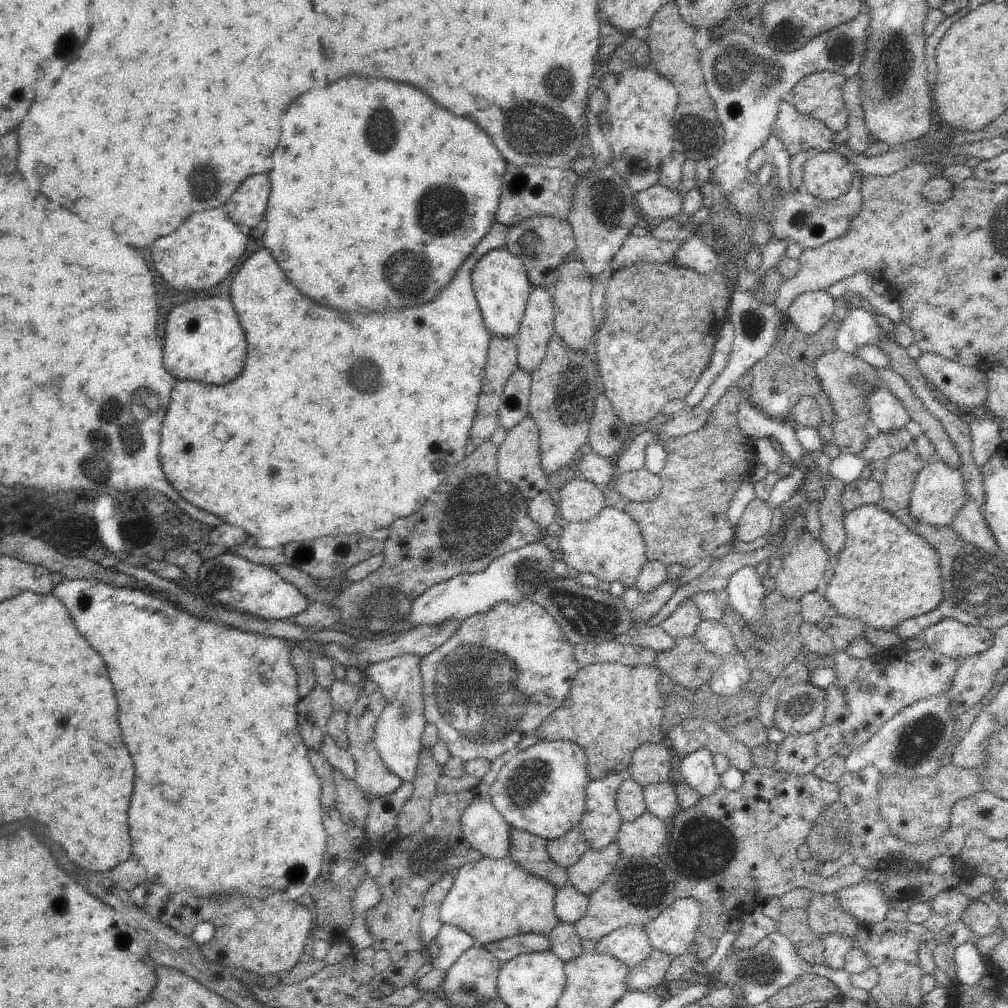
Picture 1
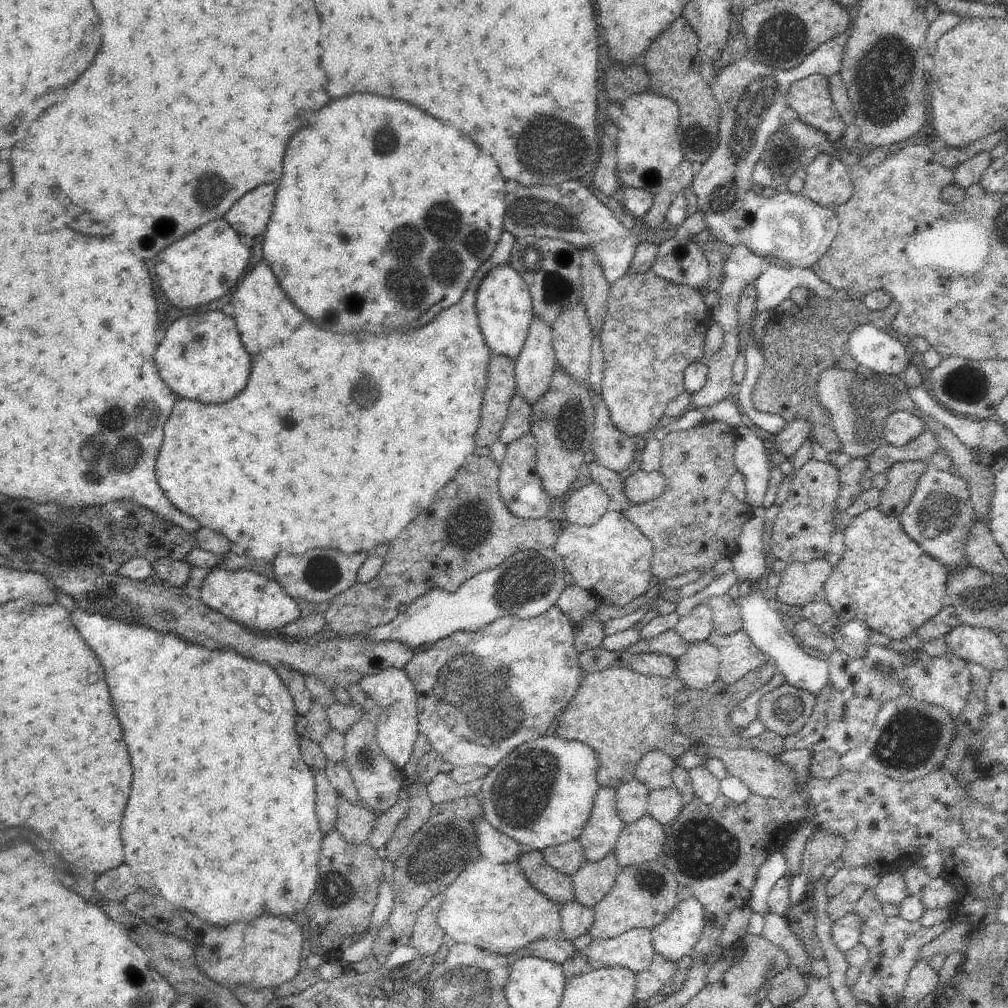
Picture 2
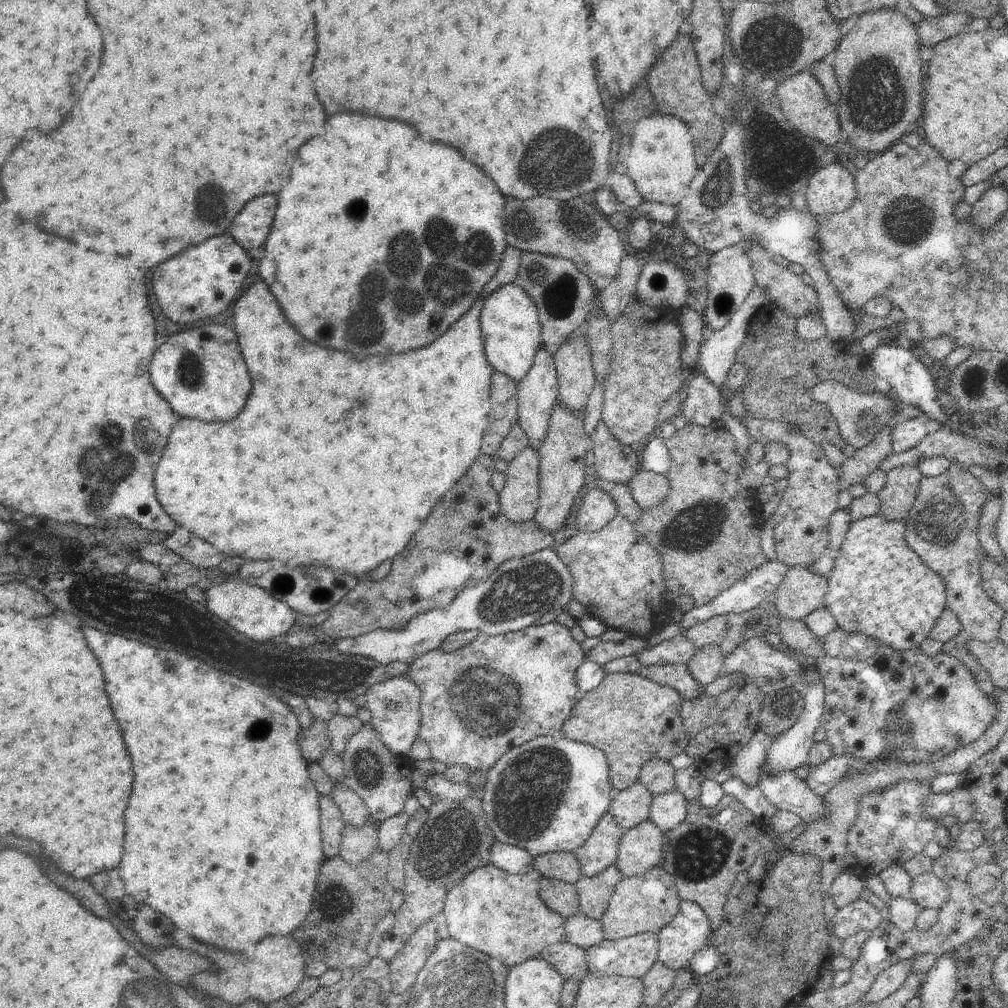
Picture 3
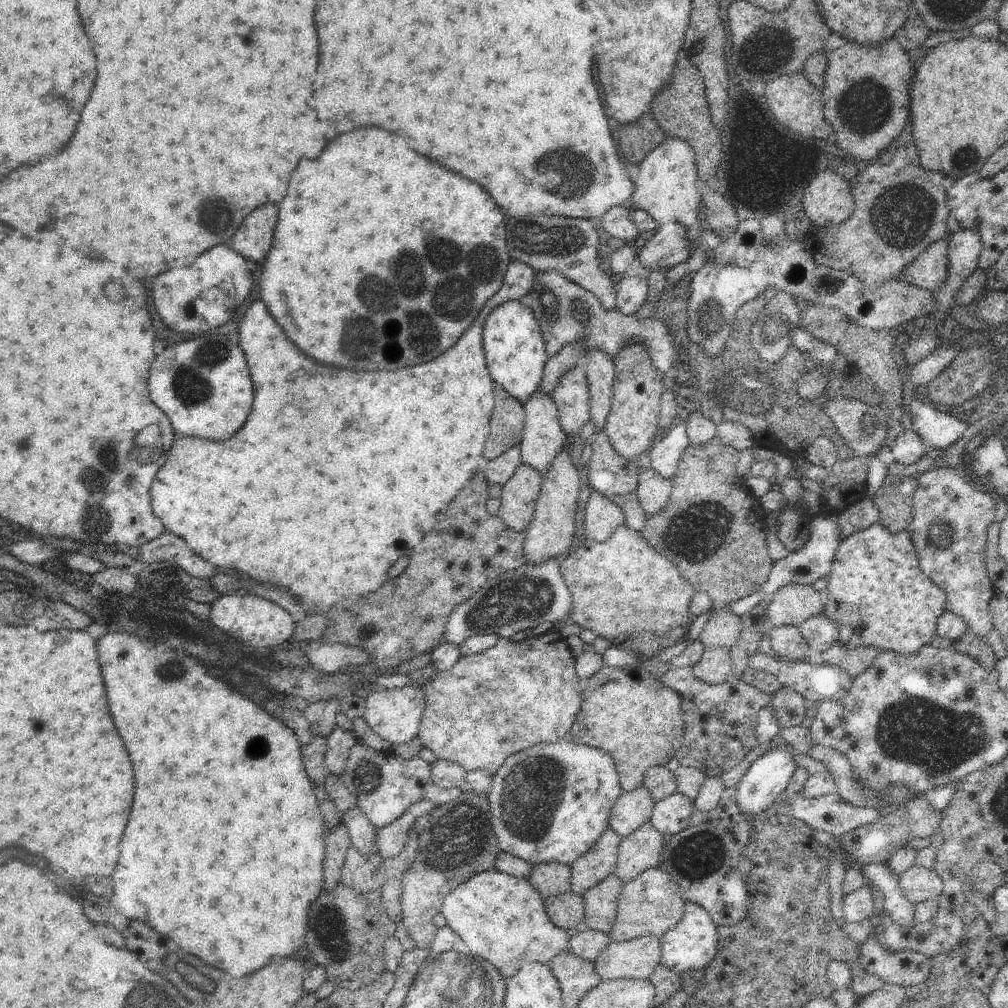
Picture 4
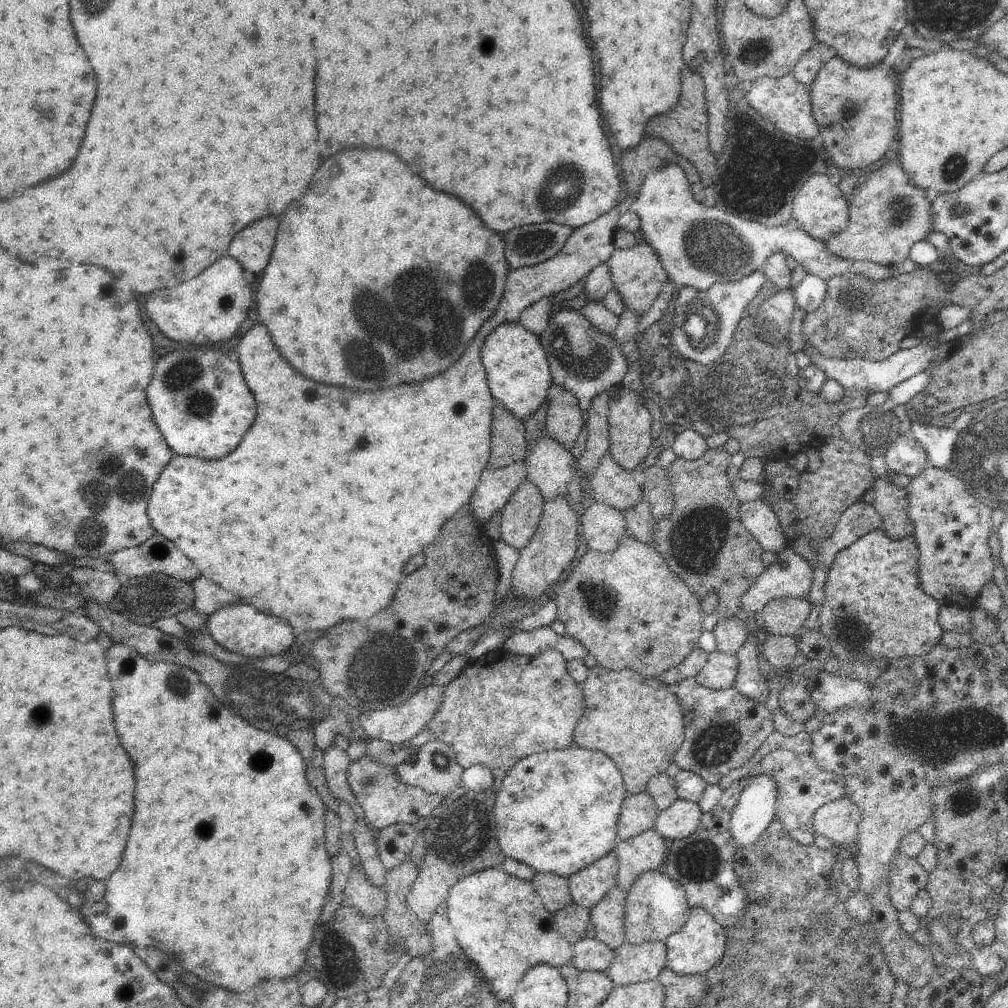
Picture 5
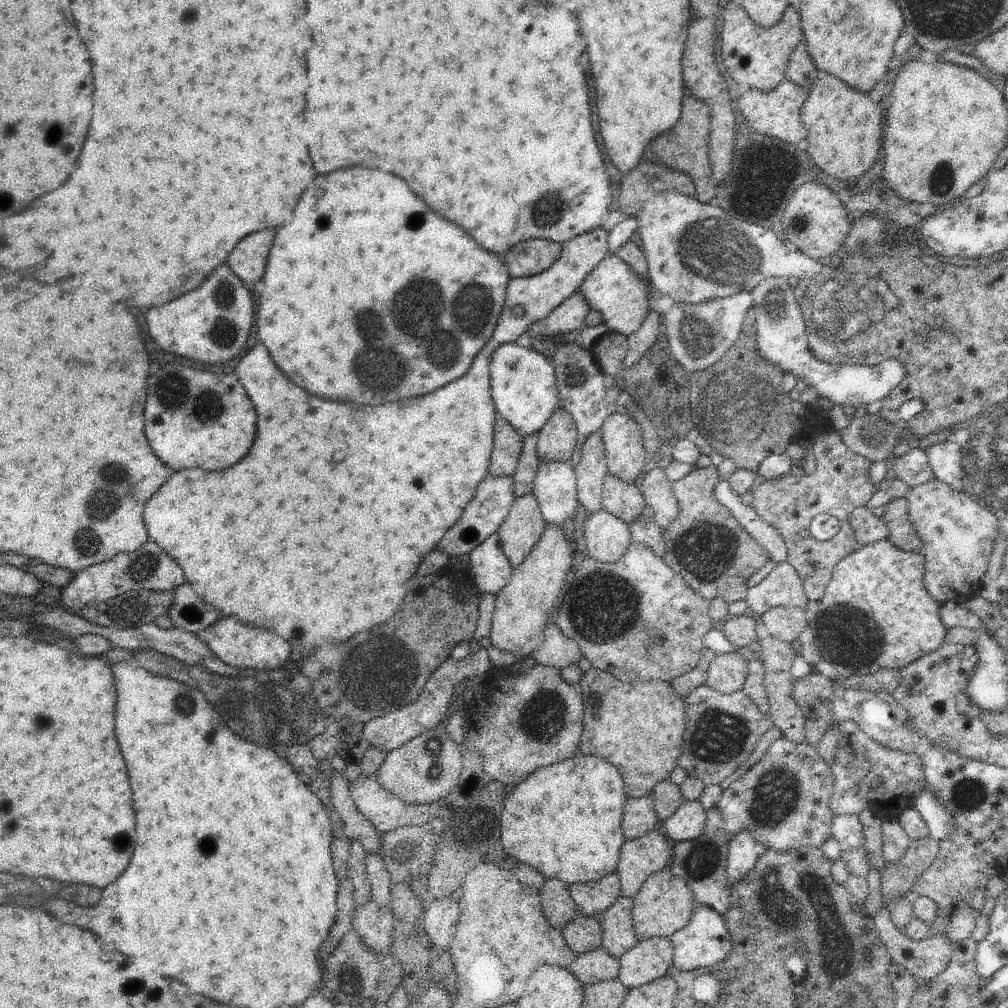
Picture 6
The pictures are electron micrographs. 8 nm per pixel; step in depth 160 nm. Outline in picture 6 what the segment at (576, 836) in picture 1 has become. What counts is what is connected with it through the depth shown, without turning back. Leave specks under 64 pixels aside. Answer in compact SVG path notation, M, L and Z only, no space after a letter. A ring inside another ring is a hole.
M547 879L540 888L542 910L550 926L562 932L578 916L576 903L569 893L569 884L558 879Z

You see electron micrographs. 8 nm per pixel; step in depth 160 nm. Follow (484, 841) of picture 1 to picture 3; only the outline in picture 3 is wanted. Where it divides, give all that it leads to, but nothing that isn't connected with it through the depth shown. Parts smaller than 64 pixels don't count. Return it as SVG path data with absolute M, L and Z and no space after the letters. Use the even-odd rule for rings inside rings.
M497 839L491 848L490 862L513 875L525 875L535 871L533 860L527 850L502 844Z

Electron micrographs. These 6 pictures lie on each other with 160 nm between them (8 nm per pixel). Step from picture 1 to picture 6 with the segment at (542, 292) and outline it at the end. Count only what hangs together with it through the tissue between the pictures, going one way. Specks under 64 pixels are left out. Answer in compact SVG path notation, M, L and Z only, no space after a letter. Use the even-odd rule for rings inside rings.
M546 461L544 465L540 464L532 494L538 501L546 525L561 528L566 520L572 520L580 510L580 504L577 502L576 473L568 461L555 463Z

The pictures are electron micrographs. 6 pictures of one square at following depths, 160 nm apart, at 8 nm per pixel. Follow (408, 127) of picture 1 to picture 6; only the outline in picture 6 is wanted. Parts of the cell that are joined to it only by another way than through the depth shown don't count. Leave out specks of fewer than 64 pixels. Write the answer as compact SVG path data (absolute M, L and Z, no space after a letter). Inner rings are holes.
M344 168L336 174L326 174L316 178L314 185L315 190L310 187L303 191L304 196L301 196L300 204L293 211L293 222L284 222L284 228L274 238L274 246L268 258L268 268L262 278L264 292L260 292L260 304L257 305L258 342L262 342L268 348L272 360L296 386L308 390L308 394L318 394L342 402L356 402L356 392L358 392L358 402L364 402L368 406L380 406L386 402L400 402L410 396L424 396L436 392L442 386L462 378L472 366L476 355L492 338L501 315L507 286L511 279L504 259L495 254L488 254L486 250L480 250L480 246L476 246L476 242L472 242L472 238L468 238L468 234L464 234L462 228L430 212L430 208L408 190L406 182L402 178L396 178L394 174L386 174L382 170ZM352 342L358 344L358 356L362 354L364 358L348 358L350 356L348 350Z

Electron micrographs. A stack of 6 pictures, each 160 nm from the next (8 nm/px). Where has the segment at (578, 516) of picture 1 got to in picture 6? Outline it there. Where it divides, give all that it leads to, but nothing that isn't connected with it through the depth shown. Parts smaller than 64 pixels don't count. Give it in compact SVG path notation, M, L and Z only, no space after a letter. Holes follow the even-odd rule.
M604 508L587 516L581 534L589 556L603 563L618 562L632 544L630 527Z

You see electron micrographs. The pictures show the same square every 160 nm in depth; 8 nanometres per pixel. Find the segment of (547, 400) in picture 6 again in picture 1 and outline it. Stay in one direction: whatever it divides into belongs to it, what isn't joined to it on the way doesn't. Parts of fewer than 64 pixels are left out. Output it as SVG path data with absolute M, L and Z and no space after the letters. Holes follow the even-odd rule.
M505 247L494 248L476 262L472 268L471 282L489 335L516 338L532 288L522 260Z

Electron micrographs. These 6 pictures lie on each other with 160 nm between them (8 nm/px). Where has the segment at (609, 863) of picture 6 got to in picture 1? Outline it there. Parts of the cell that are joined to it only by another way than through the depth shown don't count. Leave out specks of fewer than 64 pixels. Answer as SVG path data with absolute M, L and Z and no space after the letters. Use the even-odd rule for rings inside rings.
M539 741L507 757L488 794L510 827L516 826L550 841L580 825L586 805L586 786L590 782L586 752L578 744Z

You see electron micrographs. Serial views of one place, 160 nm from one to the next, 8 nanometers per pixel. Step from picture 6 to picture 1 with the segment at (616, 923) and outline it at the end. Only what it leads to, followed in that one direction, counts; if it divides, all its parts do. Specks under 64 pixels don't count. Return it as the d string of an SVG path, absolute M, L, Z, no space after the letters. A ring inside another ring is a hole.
M610 842L602 850L589 848L574 866L567 869L569 883L578 892L590 897L606 882L618 860L619 849L616 842Z

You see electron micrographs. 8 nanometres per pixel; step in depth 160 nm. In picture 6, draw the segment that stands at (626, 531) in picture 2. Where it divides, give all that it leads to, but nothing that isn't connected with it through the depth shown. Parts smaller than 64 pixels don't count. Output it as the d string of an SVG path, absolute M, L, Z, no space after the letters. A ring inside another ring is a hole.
M632 543L626 554L615 563L603 563L587 558L562 594L554 612L560 632L578 644L581 653L595 669L615 676L623 683L666 681L698 666L704 637L715 625L709 615L711 601L691 589L649 546Z

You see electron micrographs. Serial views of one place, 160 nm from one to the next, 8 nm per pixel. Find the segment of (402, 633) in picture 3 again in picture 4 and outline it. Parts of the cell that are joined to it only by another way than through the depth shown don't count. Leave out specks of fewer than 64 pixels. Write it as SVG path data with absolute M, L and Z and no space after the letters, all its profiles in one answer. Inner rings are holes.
M550 559L540 566L522 565L488 581L466 602L460 603L451 614L443 634L443 642L460 646L470 636L496 634L499 639L514 638L518 632L532 630L542 622L565 618L570 622L571 594L560 572L560 561ZM317 640L302 644L301 649L308 656L311 666L328 674L346 666L368 664L370 660L370 652L352 644L323 644Z

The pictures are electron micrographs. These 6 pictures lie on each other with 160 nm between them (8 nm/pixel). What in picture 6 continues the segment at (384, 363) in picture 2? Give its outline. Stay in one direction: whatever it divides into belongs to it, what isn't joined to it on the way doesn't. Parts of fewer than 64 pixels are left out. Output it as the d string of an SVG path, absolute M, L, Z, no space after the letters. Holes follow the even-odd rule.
M600 227L594 232L581 234L580 236L573 238L571 241L565 242L563 244L563 249L561 250L559 259L541 275L536 275L532 278L511 278L507 286L505 303L501 315L497 320L497 325L495 331L493 332L492 338L476 355L476 358L474 359L472 366L468 369L468 372L462 378L448 383L446 386L444 386L444 388L442 388L442 390L438 390L438 392L434 392L434 394L428 394L428 396L424 396L424 398L412 398L412 400L408 400L408 402L396 402L396 404L386 404L386 406L376 406L376 408L370 408L370 406L352 406L352 404L338 404L338 402L324 402L324 400L320 400L320 398L316 398L316 396L310 396L308 392L300 390L298 386L294 386L294 384L292 384L292 380L288 380L288 378L286 378L286 376L284 376L284 374L282 374L282 372L276 368L276 364L272 362L272 358L270 358L268 350L264 350L264 346L262 346L260 342L257 342L255 346L249 350L240 360L238 367L234 371L234 376L236 376L236 378L238 378L238 380L242 383L242 386L248 390L248 396L250 396L250 400L254 402L254 408L256 408L256 412L258 412L258 432L256 432L256 442L254 442L252 450L246 454L246 458L244 458L242 462L238 462L236 466L232 466L232 468L228 468L228 470L224 470L224 472L206 472L206 470L201 468L193 468L182 469L178 472L171 473L167 481L150 497L150 500L148 500L148 502L145 504L143 510L143 521L145 527L147 528L148 541L155 542L169 557L172 557L176 561L176 564L180 567L180 570L183 570L183 575L185 578L184 583L188 583L190 588L194 590L200 599L203 599L208 607L216 609L220 614L220 617L236 616L237 621L243 625L253 627L254 629L264 629L279 634L284 639L284 642L291 644L294 652L298 650L298 648L305 648L306 650L310 649L311 652L314 652L317 650L317 648L320 648L323 644L326 644L326 642L331 641L334 645L339 646L341 642L345 643L349 638L355 637L358 632L362 633L370 630L373 626L388 622L388 620L390 620L394 614L398 613L403 606L403 600L407 595L407 582L418 575L419 566L422 564L422 560L424 560L428 554L437 548L439 542L442 540L442 537L462 516L462 513L464 512L466 506L468 506L468 503L476 496L478 485L488 475L490 457L493 451L495 420L498 415L491 395L490 365L492 355L499 346L502 346L506 343L516 343L517 340L530 328L530 326L534 325L538 321L541 321L542 319L546 319L555 308L558 308L558 306L560 306L574 291L577 290L582 280L584 280L584 277L589 272L592 272L592 269L606 255L608 255L607 246L609 234L606 232L608 231L605 229L602 230Z

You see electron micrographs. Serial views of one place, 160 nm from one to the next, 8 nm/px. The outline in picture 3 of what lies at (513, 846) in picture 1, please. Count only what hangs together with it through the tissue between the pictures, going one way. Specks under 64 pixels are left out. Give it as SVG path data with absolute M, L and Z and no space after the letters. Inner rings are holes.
M539 876L539 895L544 904L557 912L564 920L579 911L577 888L570 883Z

